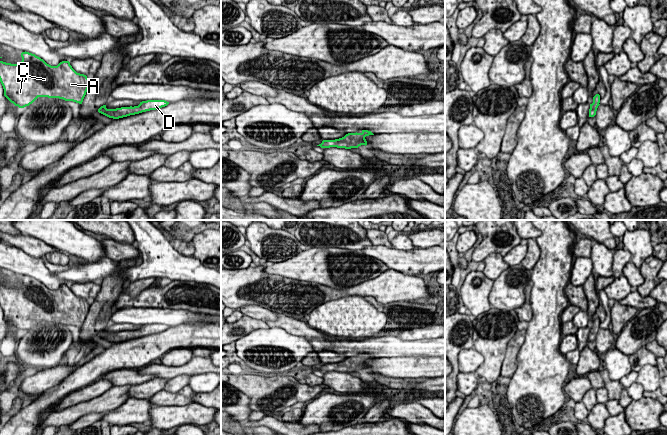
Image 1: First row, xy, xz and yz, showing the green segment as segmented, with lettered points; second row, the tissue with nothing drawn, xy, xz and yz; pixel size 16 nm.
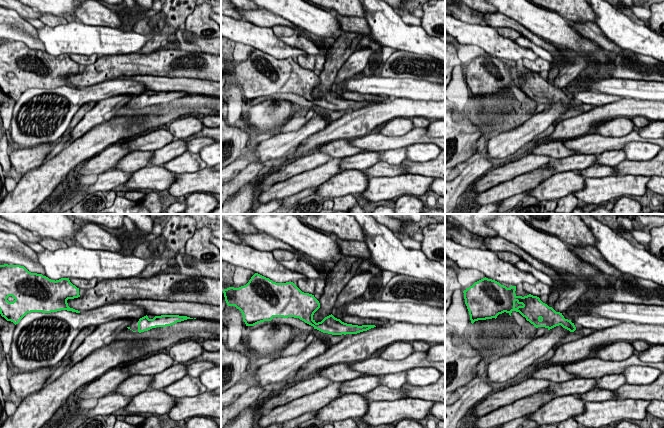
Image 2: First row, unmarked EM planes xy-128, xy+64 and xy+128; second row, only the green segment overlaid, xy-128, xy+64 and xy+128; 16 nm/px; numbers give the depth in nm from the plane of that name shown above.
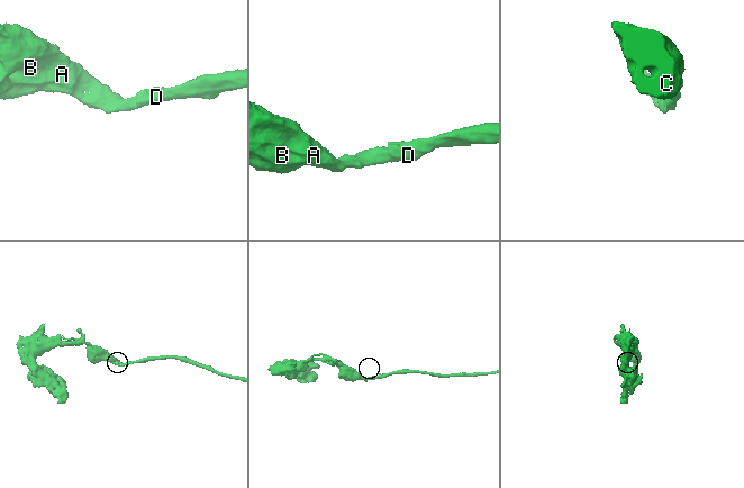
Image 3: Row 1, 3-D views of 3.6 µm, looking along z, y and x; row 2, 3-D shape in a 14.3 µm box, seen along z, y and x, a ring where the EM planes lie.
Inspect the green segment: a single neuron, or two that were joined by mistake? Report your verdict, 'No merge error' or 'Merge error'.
No merge error

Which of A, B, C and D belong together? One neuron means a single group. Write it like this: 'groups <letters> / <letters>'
groups A B C D

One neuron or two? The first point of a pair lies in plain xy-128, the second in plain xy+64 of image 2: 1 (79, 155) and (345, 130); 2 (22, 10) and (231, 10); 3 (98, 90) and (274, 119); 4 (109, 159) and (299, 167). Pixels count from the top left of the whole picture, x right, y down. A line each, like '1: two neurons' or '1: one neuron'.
1: one neuron
2: two neurons
3: one neuron
4: one neuron

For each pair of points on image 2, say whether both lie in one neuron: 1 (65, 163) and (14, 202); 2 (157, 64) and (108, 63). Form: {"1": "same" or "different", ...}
{"1": "same", "2": "same"}

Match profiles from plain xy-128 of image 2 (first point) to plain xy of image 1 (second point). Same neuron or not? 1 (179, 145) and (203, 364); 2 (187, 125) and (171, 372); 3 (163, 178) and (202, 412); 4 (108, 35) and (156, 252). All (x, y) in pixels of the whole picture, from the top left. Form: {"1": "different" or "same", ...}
{"1": "different", "2": "different", "3": "different", "4": "same"}

